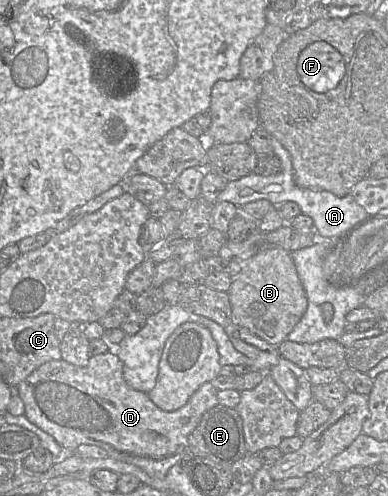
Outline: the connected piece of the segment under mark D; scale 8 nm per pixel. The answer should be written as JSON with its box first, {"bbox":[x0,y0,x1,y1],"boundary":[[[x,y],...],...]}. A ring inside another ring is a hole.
{"bbox":[16,351,218,479],"boundary":[[[110,351],[107,353],[91,356],[87,367],[78,367],[72,365],[64,360],[52,360],[44,363],[36,370],[34,370],[24,381],[16,387],[18,396],[24,403],[25,413],[24,416],[34,425],[51,435],[56,442],[65,449],[76,450],[80,445],[95,445],[104,449],[108,456],[116,460],[135,465],[142,469],[152,478],[164,479],[172,466],[181,462],[186,457],[191,455],[188,446],[188,436],[200,423],[203,415],[218,405],[217,393],[218,390],[212,385],[211,382],[204,383],[188,400],[188,402],[180,409],[172,412],[165,412],[159,409],[144,392],[136,391],[128,386],[123,377],[123,364],[119,357]]]}

